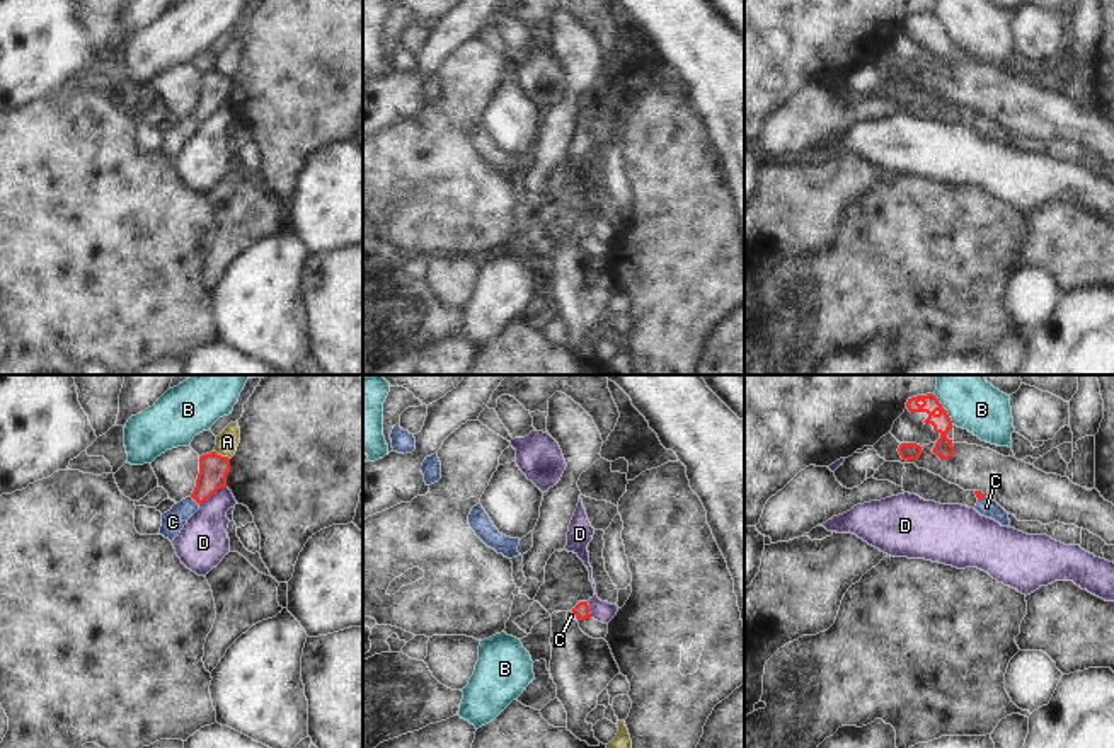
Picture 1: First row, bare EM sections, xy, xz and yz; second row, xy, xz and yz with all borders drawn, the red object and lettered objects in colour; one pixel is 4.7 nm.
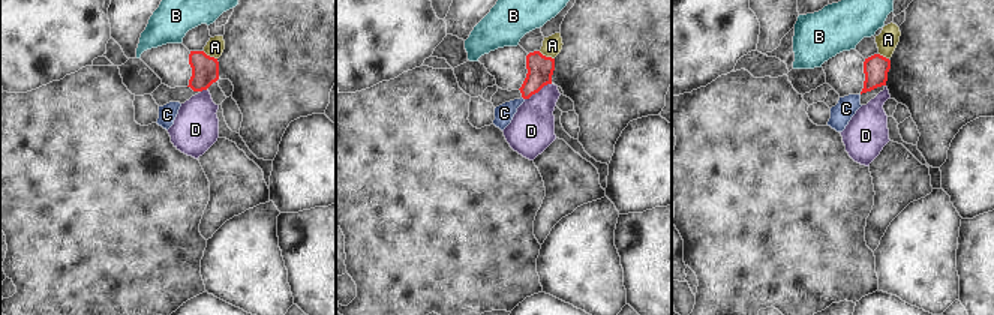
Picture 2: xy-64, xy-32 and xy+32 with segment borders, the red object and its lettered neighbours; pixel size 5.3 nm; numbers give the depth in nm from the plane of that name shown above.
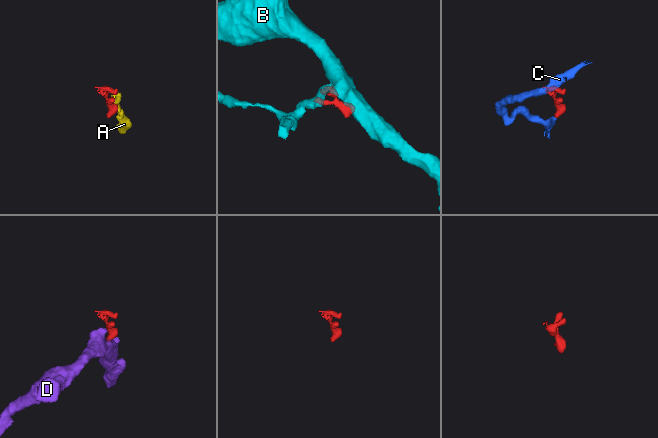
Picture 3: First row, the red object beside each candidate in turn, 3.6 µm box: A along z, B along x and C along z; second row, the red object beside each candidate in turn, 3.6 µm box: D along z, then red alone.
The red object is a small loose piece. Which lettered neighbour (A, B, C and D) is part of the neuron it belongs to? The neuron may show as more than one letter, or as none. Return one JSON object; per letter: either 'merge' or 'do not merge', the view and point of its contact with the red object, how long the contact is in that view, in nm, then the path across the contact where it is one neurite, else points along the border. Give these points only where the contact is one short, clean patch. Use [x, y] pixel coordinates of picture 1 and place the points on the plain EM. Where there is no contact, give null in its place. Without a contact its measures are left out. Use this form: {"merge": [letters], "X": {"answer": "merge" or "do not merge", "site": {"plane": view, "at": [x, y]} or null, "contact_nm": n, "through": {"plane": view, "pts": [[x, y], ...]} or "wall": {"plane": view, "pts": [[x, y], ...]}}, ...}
{"merge": ["C"], "A": {"answer": "do not merge", "site": {"plane": "xy", "at": [220, 74]}, "contact_nm": 80, "wall": {"plane": "xy", "pts": [[215, 69], [229, 77]]}}, "B": {"answer": "do not merge", "site": {"plane": "yz", "at": [944, 28]}, "contact_nm": 170, "wall": {"plane": "yz", "pts": [[932, 12], [953, 41]]}}, "C": {"answer": "merge", "site": {"plane": "xy", "at": [195, 118]}, "contact_nm": 60, "through": {"plane": "xy", "pts": [[213, 87], [205, 108], [195, 118], [172, 140]]}}, "D": {"answer": "do not merge", "site": {"plane": "xy", "at": [212, 113]}, "contact_nm": 160, "wall": {"plane": "xy", "pts": [[225, 104], [218, 106], [200, 123]]}}}

